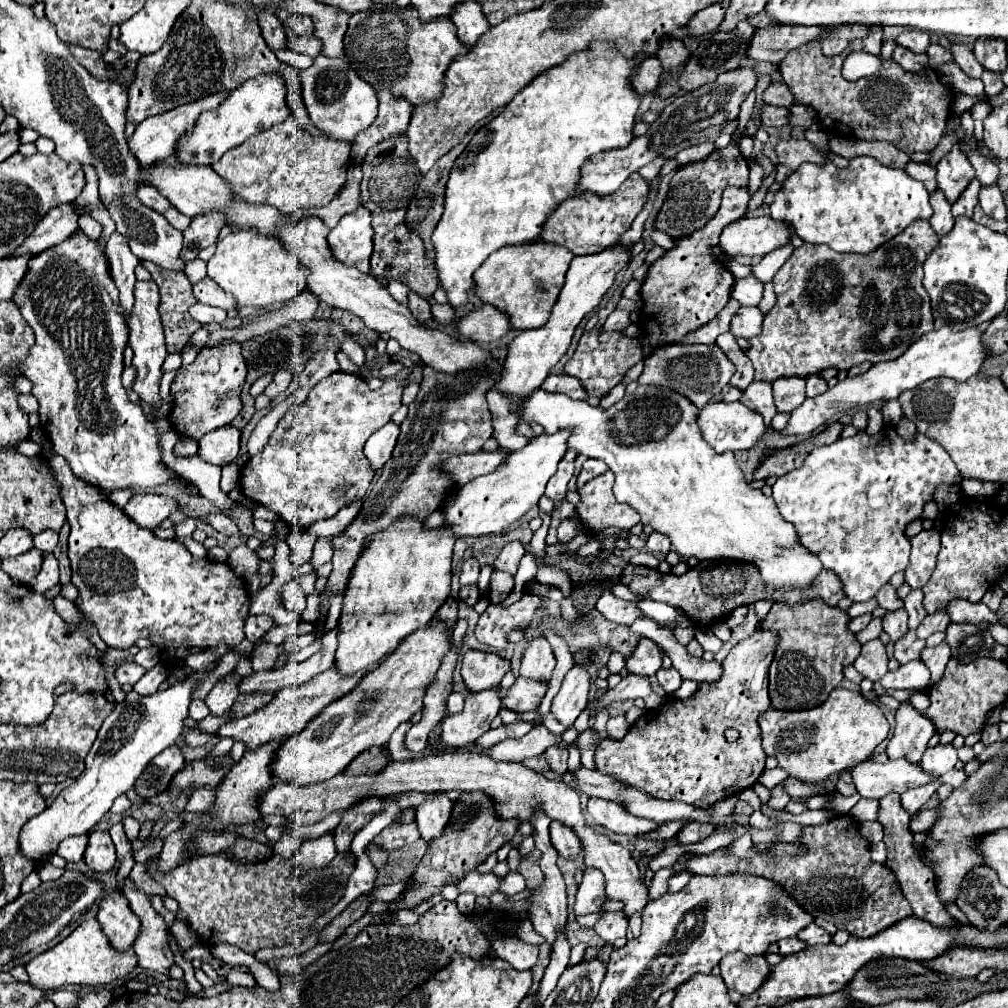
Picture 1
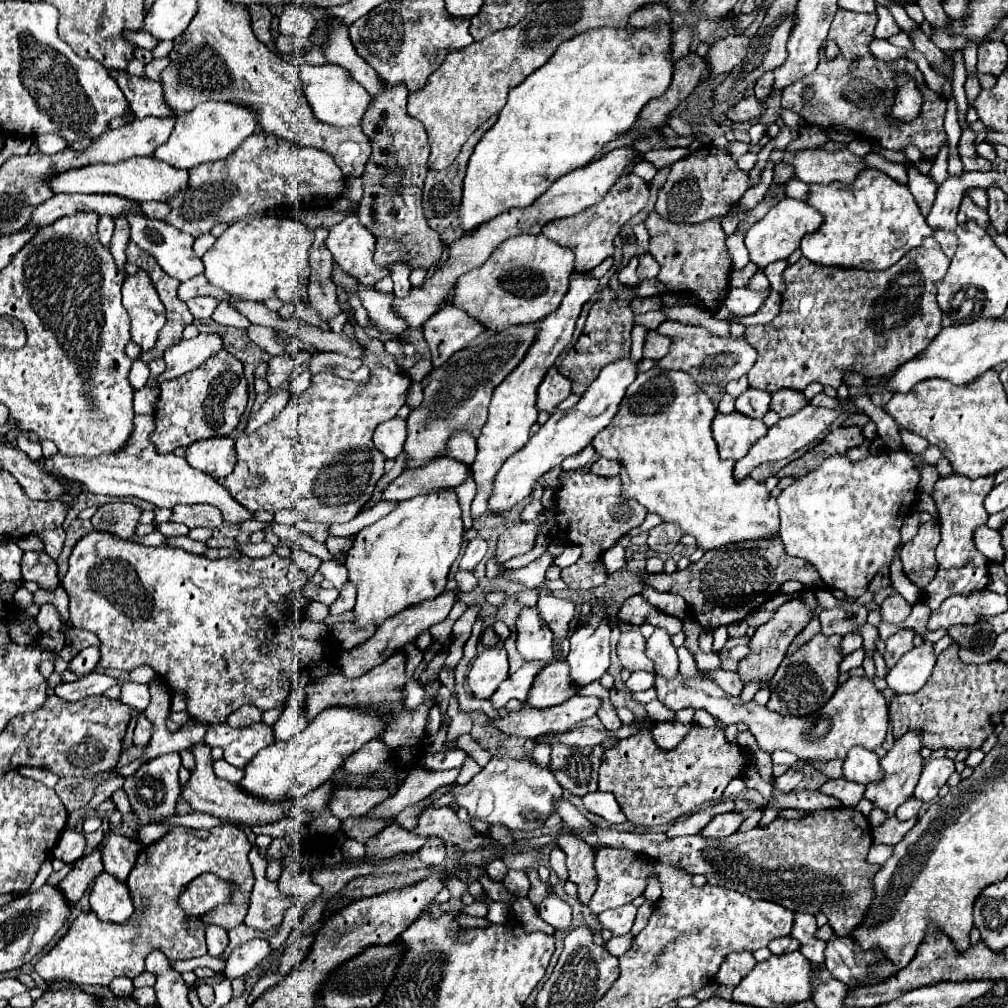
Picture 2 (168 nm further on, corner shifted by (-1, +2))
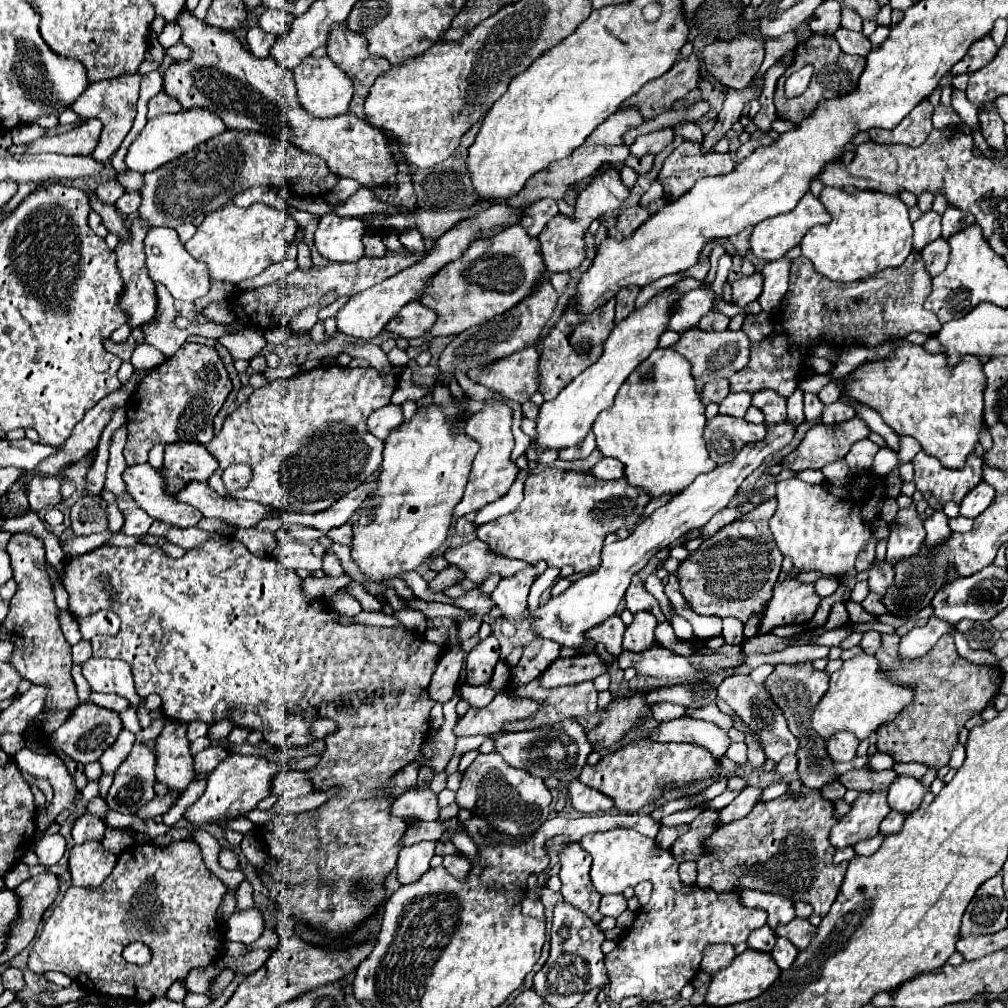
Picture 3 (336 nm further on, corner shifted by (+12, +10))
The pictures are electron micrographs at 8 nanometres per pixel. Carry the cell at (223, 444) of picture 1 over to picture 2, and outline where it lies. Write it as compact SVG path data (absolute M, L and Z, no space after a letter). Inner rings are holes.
M225 436L225 438L207 438L193 442L187 448L185 458L195 470L201 470L213 478L229 476L237 462L235 440Z

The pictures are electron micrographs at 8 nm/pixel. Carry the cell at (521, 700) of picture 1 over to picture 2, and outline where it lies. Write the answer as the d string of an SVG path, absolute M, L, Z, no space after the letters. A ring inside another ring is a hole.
M551 662L547 664L531 684L531 690L527 694L529 706L535 708L551 708L575 694L575 688L571 686L569 678L569 666L567 662Z

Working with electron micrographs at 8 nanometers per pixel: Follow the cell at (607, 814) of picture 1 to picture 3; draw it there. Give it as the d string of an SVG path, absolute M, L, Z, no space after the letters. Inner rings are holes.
M574 780L568 784L568 794L570 794L572 806L582 814L610 812L614 806L614 802L606 794L584 786L580 780Z

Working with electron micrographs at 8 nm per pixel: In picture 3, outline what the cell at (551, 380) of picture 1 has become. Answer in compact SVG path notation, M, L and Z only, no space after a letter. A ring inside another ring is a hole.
M534 346L514 352L506 358L494 360L488 366L468 370L468 378L500 392L502 396L526 402L534 392L538 392L538 352Z

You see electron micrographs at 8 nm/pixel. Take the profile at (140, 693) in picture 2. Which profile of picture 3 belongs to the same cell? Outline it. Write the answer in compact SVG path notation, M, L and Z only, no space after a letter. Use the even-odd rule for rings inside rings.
M90 692L90 698L88 698L92 704L100 706L100 708L106 708L106 710L112 710L112 712L124 712L130 704L126 698L122 696L116 696L116 694L102 694L102 692Z

